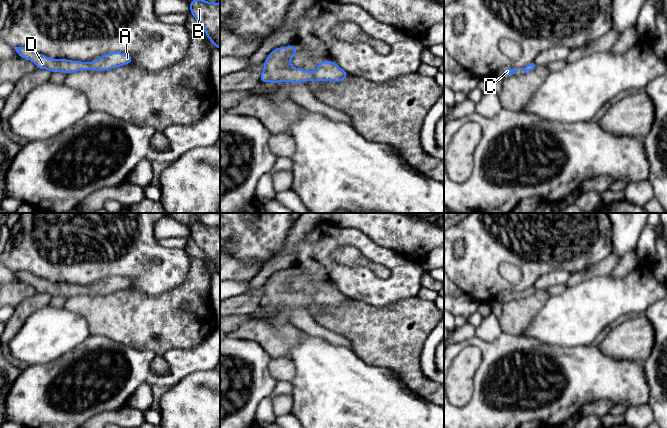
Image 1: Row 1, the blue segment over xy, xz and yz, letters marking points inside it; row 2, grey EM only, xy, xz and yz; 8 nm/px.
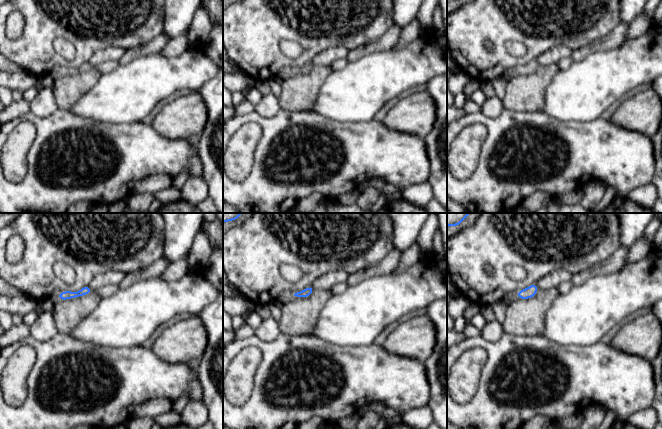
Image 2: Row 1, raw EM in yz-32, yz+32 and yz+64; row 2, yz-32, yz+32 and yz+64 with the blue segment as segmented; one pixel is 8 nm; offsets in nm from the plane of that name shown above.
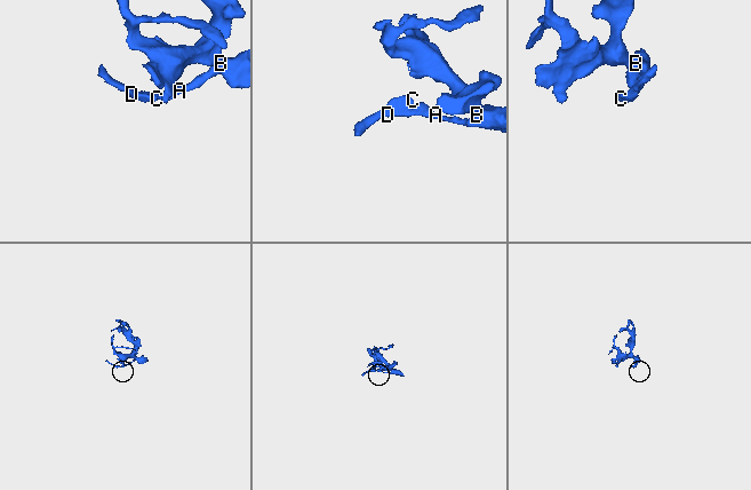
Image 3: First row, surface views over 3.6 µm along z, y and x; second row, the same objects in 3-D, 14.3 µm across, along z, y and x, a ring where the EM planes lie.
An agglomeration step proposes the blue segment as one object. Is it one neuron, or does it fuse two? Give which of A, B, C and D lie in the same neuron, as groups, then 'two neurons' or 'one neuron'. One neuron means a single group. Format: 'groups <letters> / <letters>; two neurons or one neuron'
groups A B C D; one neuron

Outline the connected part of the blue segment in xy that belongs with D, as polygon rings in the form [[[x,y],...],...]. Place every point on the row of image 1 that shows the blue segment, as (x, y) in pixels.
[[[13,47],[18,56],[32,61],[37,69],[46,69],[51,72],[70,74],[77,71],[94,70],[107,71],[133,62],[131,55],[122,52],[111,52],[89,63],[68,59],[52,59],[28,47]]]

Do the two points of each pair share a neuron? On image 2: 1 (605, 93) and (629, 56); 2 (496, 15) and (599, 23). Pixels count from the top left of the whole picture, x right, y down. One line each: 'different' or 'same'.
1: same
2: same

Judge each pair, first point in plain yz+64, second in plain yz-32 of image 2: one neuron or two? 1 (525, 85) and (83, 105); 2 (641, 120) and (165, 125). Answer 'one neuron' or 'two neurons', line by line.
1: two neurons
2: one neuron

